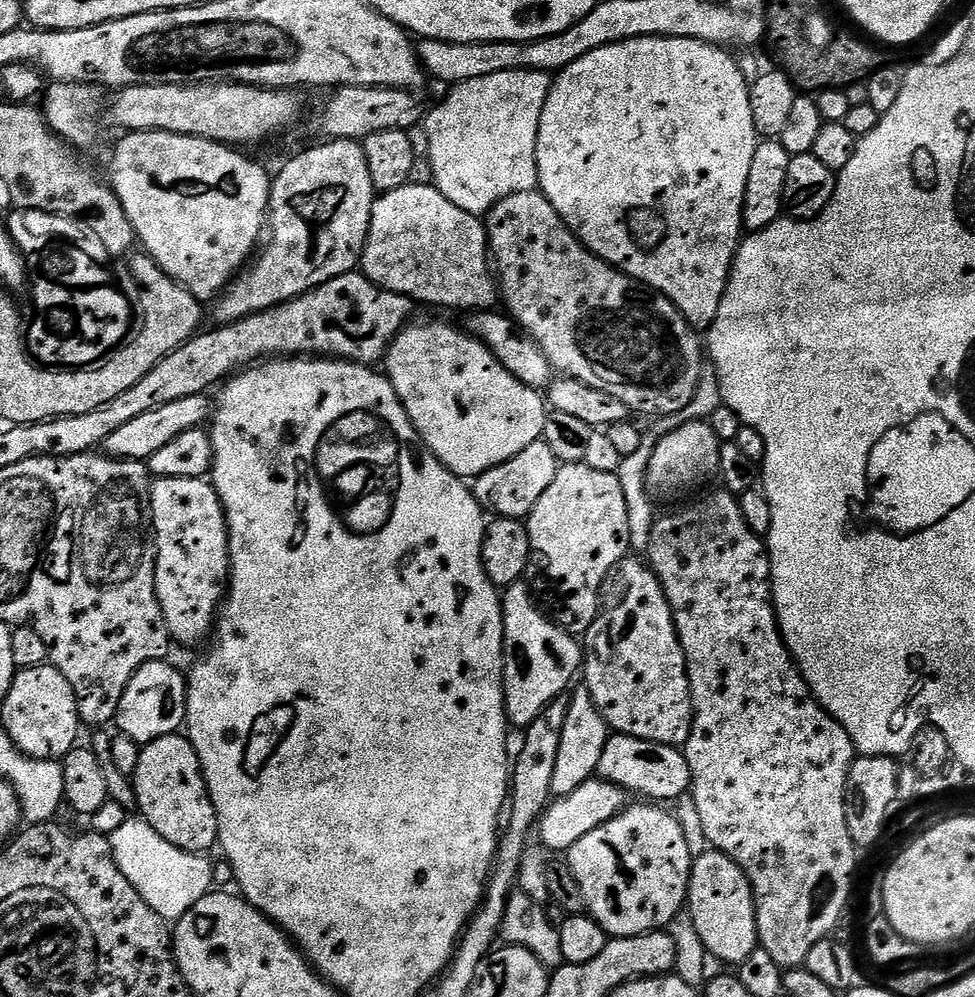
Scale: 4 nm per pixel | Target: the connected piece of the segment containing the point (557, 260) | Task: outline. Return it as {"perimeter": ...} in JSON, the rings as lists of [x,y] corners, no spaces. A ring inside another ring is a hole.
{"perimeter":[[[539,190],[510,194],[510,198],[502,198],[502,202],[498,202],[489,210],[486,217],[486,227],[490,256],[494,261],[495,275],[498,277],[498,292],[502,297],[502,304],[505,304],[503,307],[506,309],[507,315],[511,316],[528,333],[531,340],[539,346],[542,354],[546,354],[546,358],[552,363],[552,367],[557,373],[582,382],[586,386],[594,386],[594,390],[602,390],[606,394],[611,394],[633,413],[645,412],[646,415],[652,416],[651,418],[659,418],[661,416],[675,416],[685,411],[683,408],[696,396],[696,387],[700,384],[700,371],[703,370],[704,364],[706,368],[706,352],[702,347],[701,337],[700,340],[696,337],[699,336],[697,329],[689,326],[684,315],[665,296],[645,290],[631,276],[627,276],[614,265],[607,264],[601,256],[596,256],[588,251],[580,243],[579,238],[566,226],[566,222],[558,214],[558,210],[554,210],[554,206]]]}

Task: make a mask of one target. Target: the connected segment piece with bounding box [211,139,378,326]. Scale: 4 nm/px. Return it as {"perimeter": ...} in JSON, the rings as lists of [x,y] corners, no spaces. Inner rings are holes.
{"perimeter":[[[333,139],[320,143],[324,144],[298,153],[281,166],[277,176],[275,173],[272,195],[268,198],[266,224],[270,231],[263,245],[264,253],[262,248],[250,267],[215,297],[211,305],[213,325],[233,324],[256,312],[290,302],[353,271],[361,263],[372,206],[378,195],[370,182],[363,143]]]}

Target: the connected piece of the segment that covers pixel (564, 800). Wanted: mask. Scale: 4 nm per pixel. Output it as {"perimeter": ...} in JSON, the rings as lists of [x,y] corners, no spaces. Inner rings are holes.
{"perimeter":[[[599,778],[582,782],[582,786],[578,786],[578,790],[553,799],[544,811],[544,815],[538,821],[539,843],[549,853],[567,853],[568,849],[574,846],[574,842],[578,842],[578,838],[586,838],[586,834],[590,834],[590,830],[598,830],[598,826],[610,822],[619,812],[629,807],[629,804],[629,793],[625,792],[623,788]]]}

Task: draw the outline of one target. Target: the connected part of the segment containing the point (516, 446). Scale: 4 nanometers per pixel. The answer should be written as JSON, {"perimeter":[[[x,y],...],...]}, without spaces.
{"perimeter":[[[415,324],[405,327],[389,348],[386,375],[410,422],[416,427],[420,441],[455,476],[478,477],[486,470],[522,454],[526,446],[543,437],[546,400],[537,389],[518,382],[518,378],[514,378],[514,374],[498,362],[498,358],[494,358],[491,350],[467,331],[459,332],[448,324]]]}

